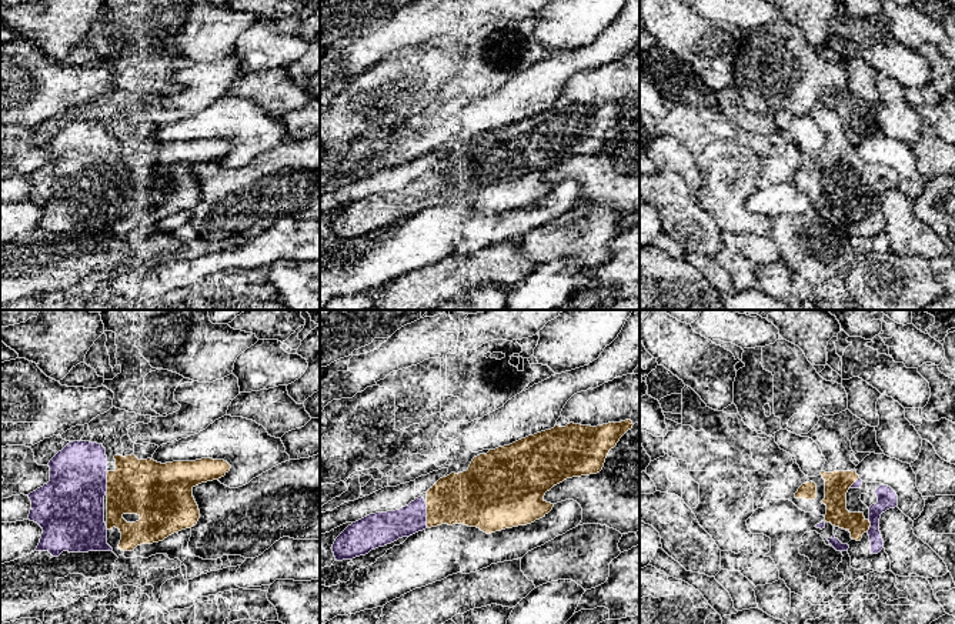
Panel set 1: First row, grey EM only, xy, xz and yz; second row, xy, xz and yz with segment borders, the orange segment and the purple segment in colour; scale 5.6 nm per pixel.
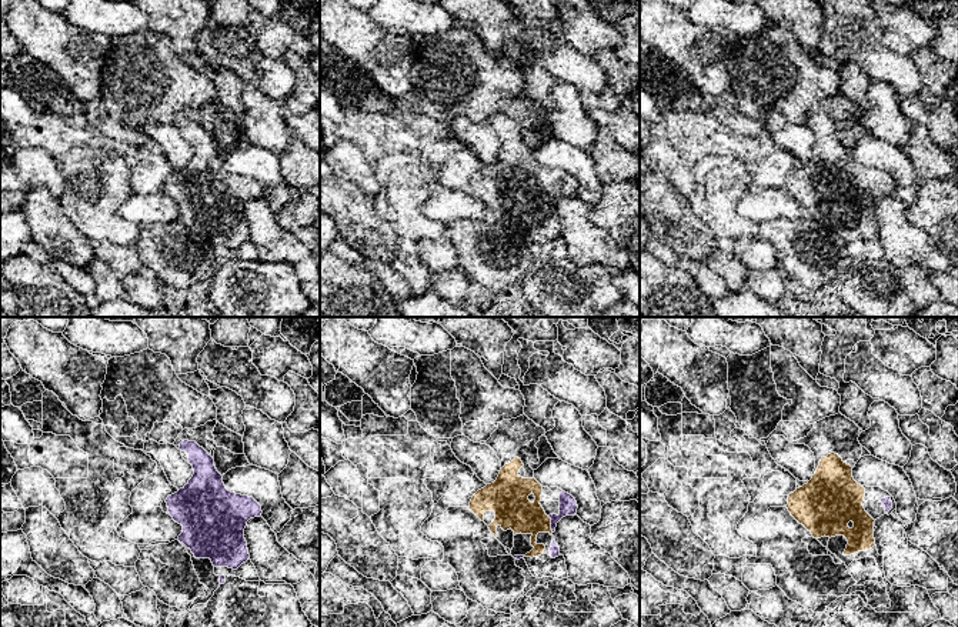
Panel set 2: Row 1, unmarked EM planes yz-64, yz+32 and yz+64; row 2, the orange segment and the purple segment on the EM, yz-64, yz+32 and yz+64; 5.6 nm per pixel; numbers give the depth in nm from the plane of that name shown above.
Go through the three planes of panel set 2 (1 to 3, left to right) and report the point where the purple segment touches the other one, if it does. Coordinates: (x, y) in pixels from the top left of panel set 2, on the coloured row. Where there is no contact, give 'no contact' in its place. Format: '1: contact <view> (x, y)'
1: no contact
2: contact yz+32 (550, 524)
3: no contact

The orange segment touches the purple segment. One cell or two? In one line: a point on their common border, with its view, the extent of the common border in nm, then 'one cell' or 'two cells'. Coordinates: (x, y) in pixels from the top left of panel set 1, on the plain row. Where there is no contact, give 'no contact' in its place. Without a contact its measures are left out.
contact xz (427, 196); length 130 nm; one cell

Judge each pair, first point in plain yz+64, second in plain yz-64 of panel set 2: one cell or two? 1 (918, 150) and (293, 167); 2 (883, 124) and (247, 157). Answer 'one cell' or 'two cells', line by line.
1: one cell
2: two cells

